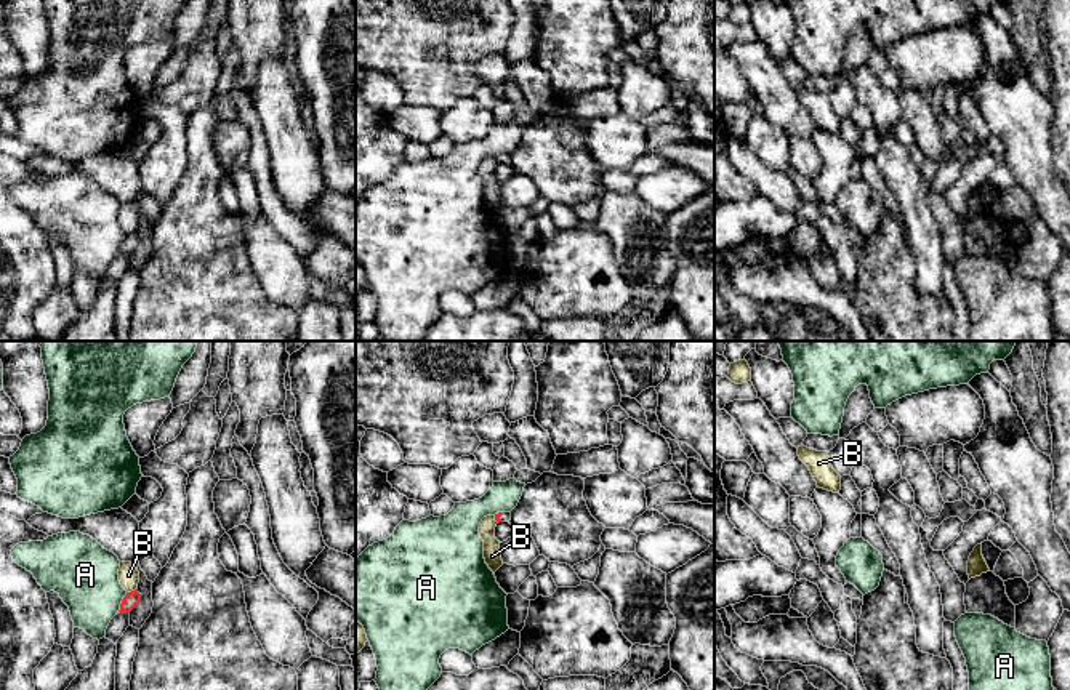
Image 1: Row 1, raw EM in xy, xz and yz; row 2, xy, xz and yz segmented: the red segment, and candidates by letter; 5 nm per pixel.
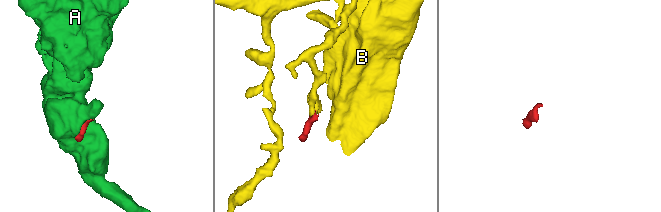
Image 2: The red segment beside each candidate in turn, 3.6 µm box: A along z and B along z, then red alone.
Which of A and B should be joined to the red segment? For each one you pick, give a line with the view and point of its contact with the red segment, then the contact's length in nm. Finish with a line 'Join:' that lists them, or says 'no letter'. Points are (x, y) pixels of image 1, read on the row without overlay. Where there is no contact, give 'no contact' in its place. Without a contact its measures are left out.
Join: no letter

